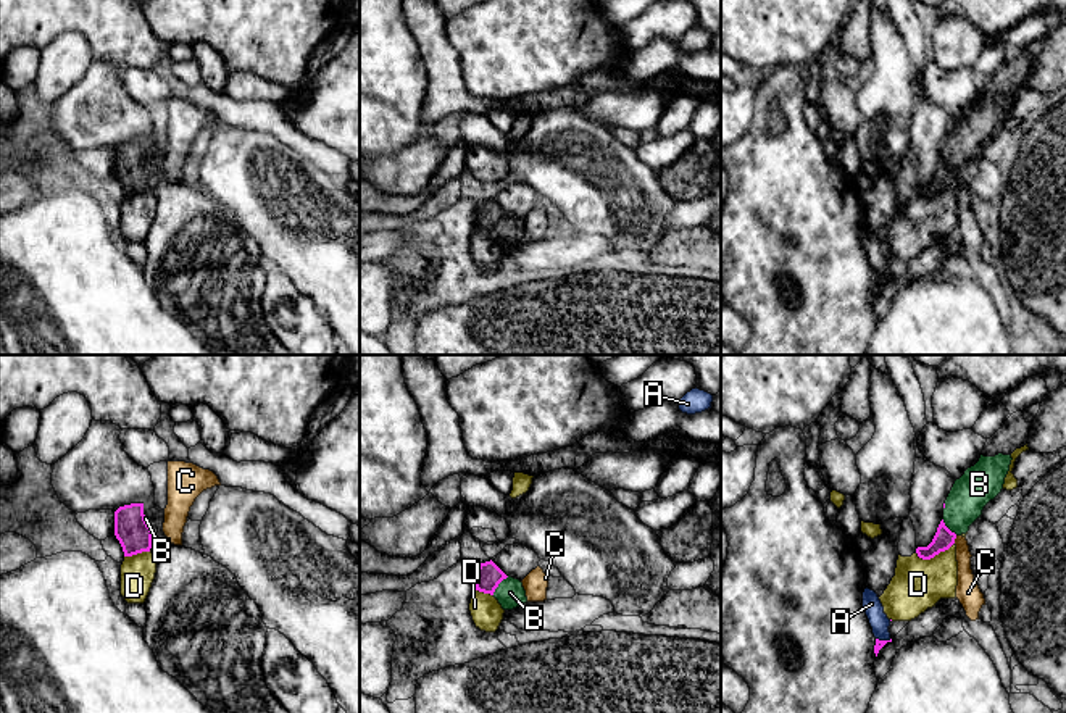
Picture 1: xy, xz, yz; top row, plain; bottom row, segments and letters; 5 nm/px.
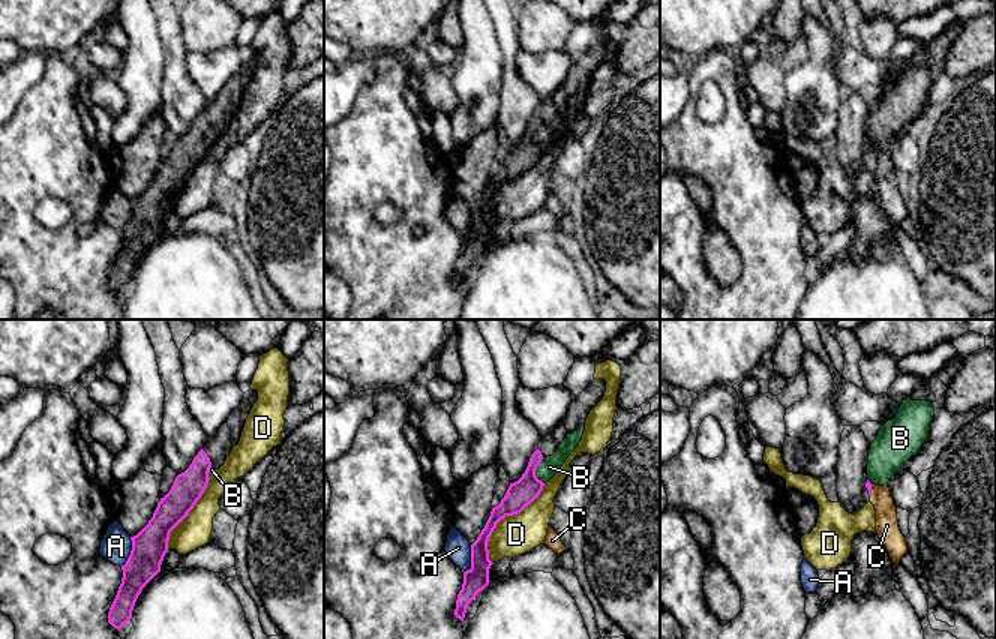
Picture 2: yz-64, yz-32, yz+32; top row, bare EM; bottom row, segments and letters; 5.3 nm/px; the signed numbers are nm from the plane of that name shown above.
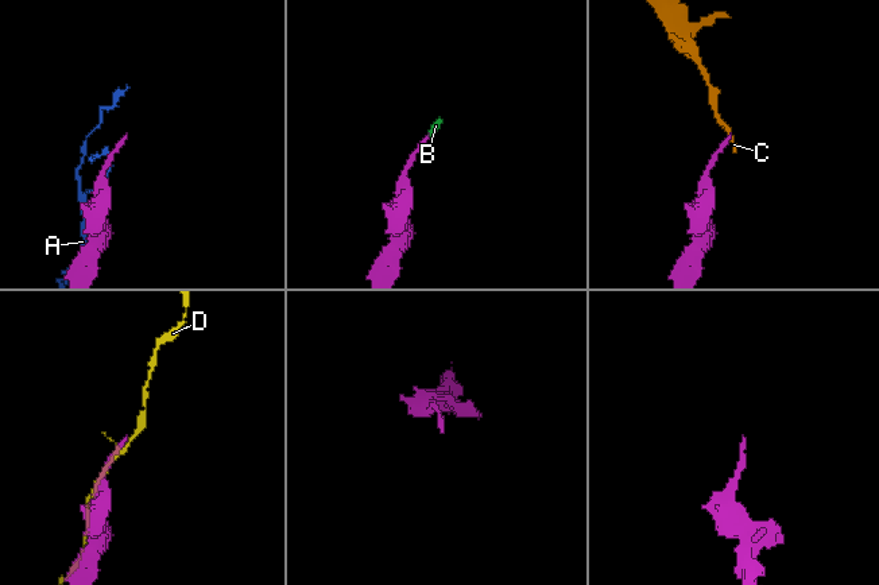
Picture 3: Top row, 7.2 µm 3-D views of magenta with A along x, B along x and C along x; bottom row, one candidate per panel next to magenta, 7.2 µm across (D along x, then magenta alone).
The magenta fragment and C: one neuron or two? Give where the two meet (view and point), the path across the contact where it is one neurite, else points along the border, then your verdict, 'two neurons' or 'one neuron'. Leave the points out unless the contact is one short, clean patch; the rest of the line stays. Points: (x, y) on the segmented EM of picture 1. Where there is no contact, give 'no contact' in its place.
meets magenta in yz at (955, 537); border along yz (957, 536), (953, 542); two neurons

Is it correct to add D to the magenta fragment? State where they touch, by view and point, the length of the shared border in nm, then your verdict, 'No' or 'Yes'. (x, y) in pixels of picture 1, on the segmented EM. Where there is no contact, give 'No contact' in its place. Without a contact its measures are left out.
Touches magenta at yz (934, 555). Shared border 200 nm. No

